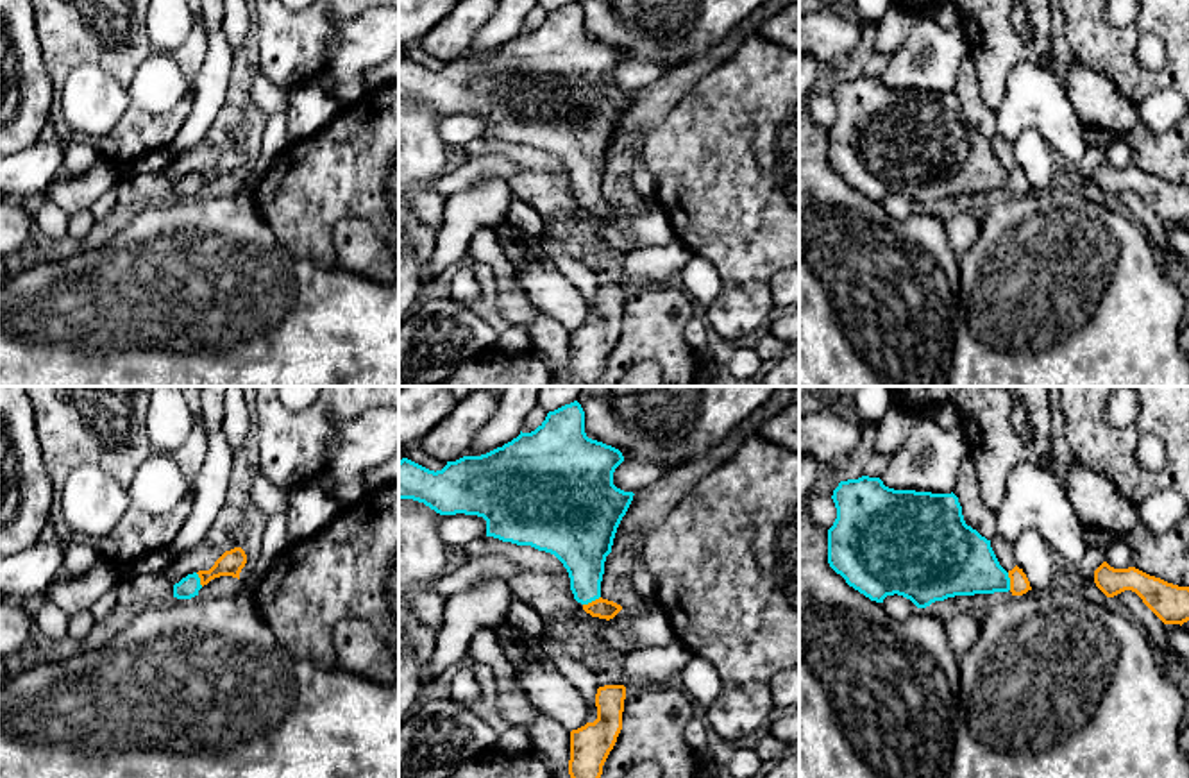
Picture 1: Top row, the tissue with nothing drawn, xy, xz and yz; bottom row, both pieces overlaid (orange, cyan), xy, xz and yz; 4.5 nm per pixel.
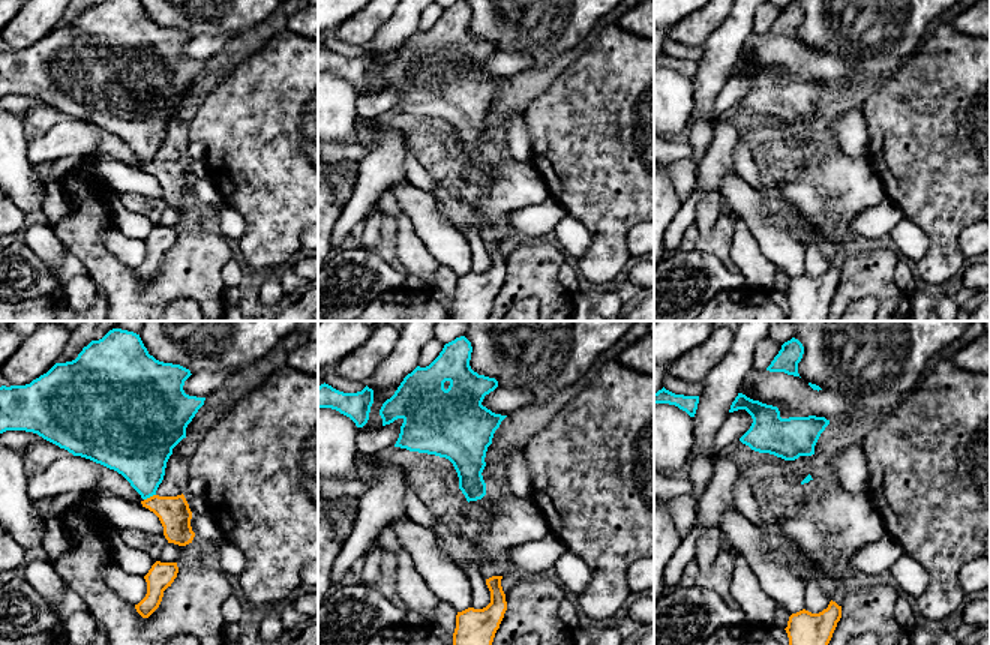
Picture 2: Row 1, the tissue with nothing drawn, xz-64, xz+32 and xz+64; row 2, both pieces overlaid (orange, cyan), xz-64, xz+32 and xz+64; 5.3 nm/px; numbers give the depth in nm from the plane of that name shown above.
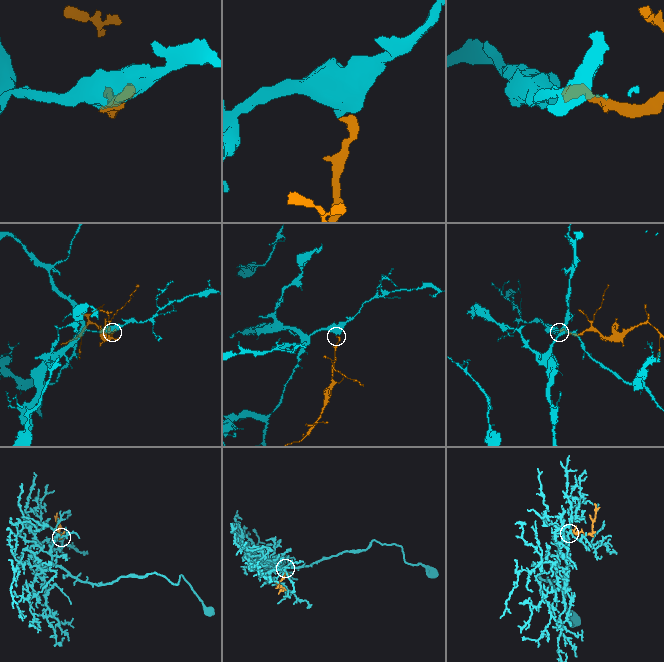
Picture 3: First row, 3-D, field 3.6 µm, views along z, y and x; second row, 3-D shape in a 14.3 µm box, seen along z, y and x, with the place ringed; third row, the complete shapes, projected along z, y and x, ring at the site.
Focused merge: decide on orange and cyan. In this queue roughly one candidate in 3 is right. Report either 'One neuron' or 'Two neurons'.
One neuron

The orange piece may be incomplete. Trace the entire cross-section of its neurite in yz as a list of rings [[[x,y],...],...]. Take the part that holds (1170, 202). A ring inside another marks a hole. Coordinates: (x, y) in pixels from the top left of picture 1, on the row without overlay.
[[[1107,161],[1094,170],[1094,182],[1107,197],[1135,191],[1164,224],[1182,225],[1189,220],[1189,186],[1168,182],[1135,166],[1114,168]]]

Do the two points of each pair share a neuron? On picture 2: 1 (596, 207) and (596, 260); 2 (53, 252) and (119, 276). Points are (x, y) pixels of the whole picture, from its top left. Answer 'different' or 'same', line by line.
1: same
2: different

